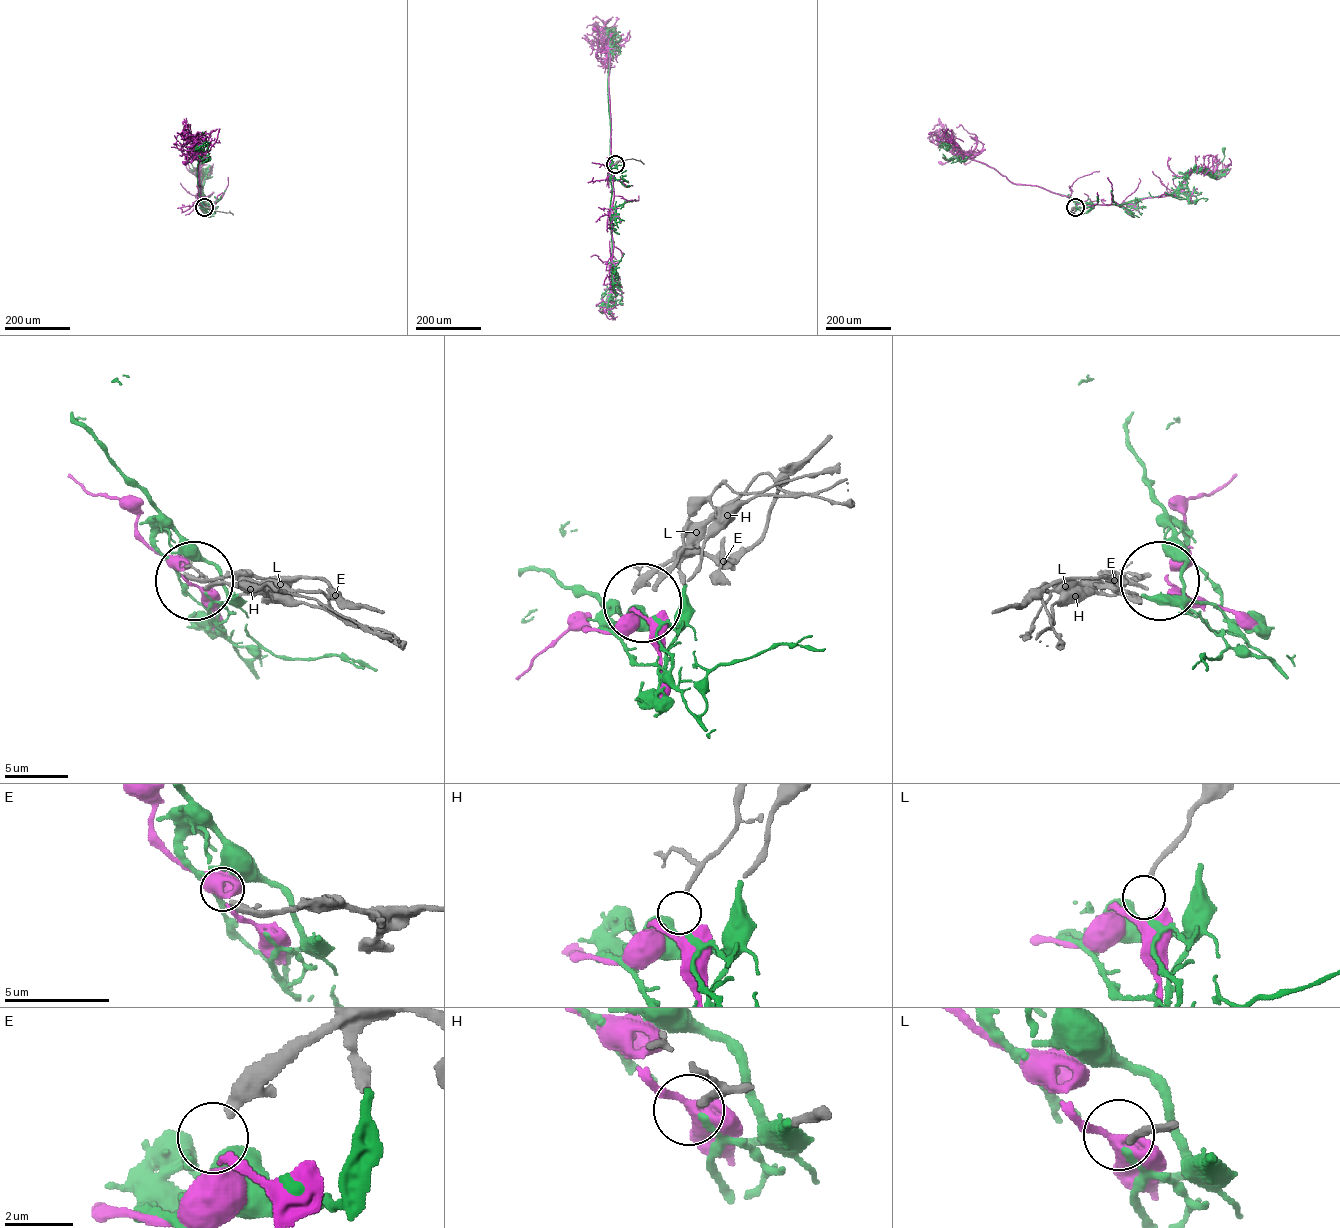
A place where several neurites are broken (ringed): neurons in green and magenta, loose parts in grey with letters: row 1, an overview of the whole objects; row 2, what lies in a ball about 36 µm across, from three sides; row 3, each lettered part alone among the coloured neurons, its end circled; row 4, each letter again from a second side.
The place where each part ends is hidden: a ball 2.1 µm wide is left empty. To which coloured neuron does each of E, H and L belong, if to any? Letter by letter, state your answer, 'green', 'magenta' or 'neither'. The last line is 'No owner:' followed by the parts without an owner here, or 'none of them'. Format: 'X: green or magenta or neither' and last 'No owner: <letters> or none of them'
E: neither
H: green
L: magenta
No owner: E

